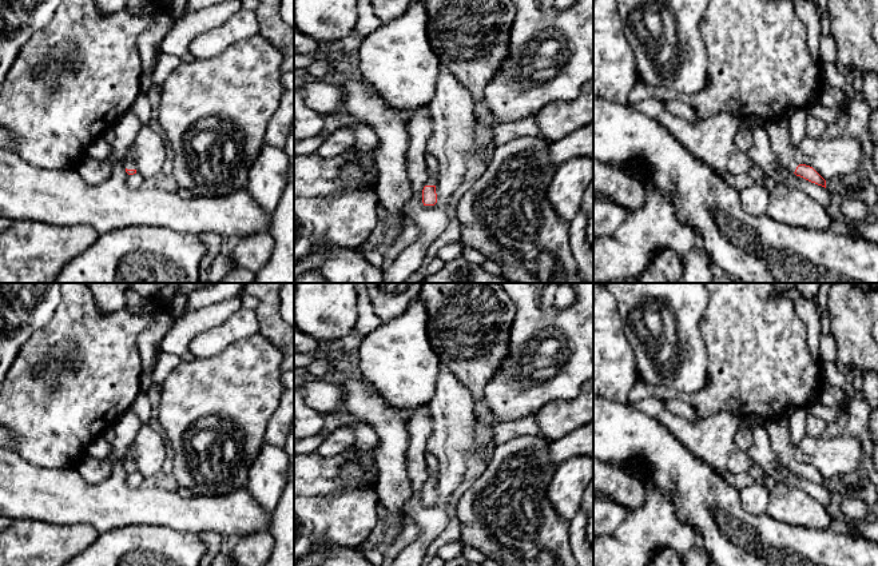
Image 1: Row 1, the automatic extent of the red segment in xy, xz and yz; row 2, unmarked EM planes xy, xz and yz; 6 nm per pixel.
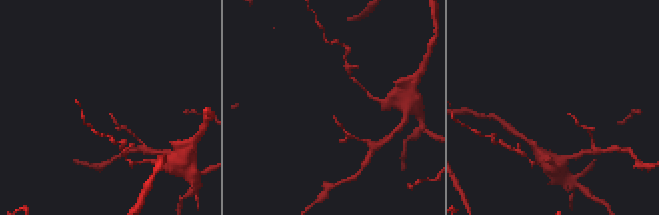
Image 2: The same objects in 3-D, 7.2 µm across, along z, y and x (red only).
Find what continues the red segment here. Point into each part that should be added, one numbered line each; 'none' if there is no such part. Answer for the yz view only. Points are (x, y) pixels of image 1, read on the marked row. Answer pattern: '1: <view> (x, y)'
1: yz (778, 131)

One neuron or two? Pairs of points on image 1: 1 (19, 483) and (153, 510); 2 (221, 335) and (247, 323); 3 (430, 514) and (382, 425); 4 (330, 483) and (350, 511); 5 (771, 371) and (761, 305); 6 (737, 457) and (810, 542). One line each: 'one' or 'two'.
1: one
2: one
3: two
4: two
5: one
6: two

